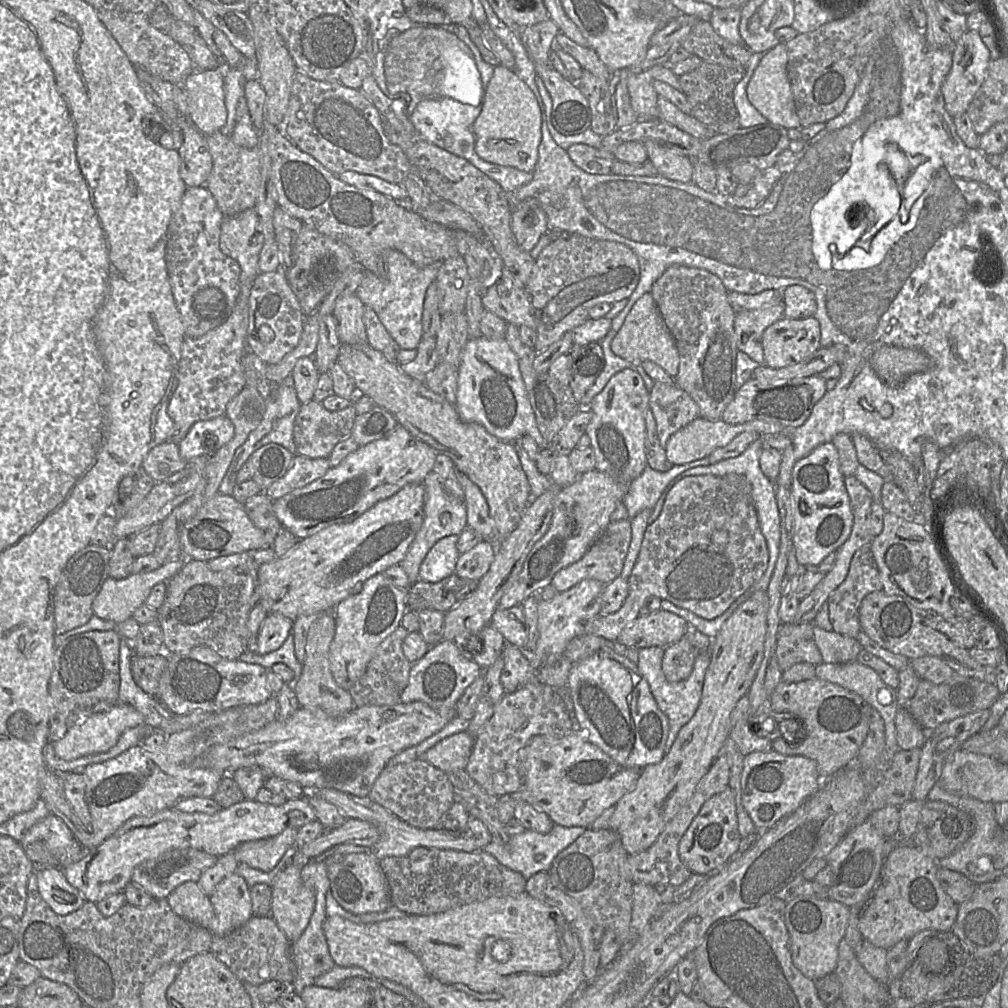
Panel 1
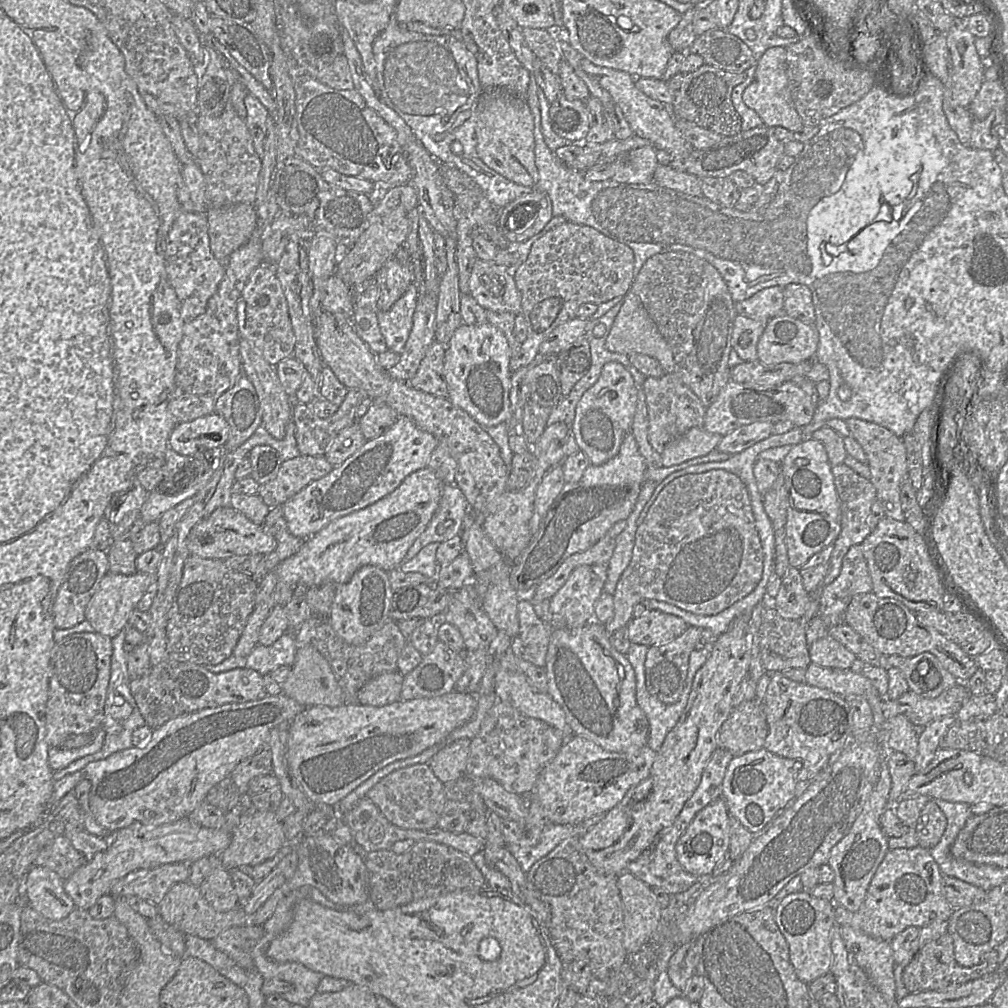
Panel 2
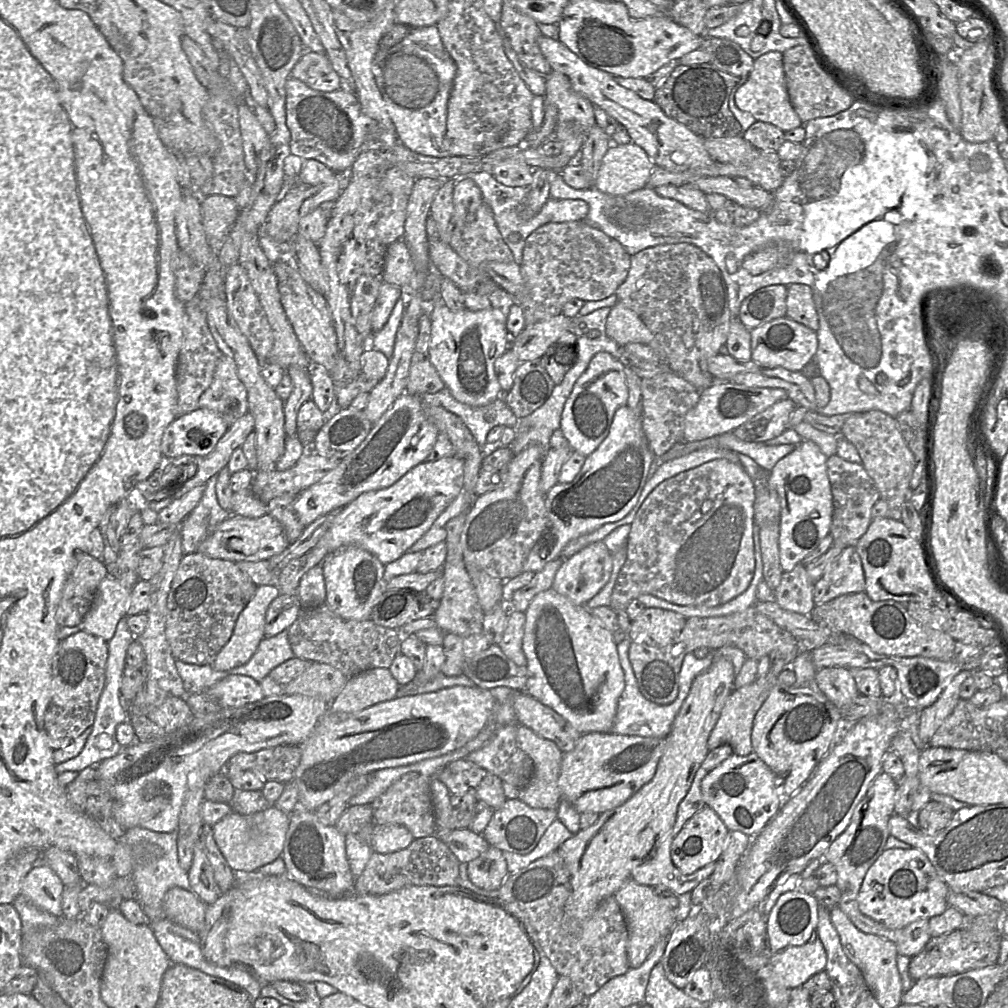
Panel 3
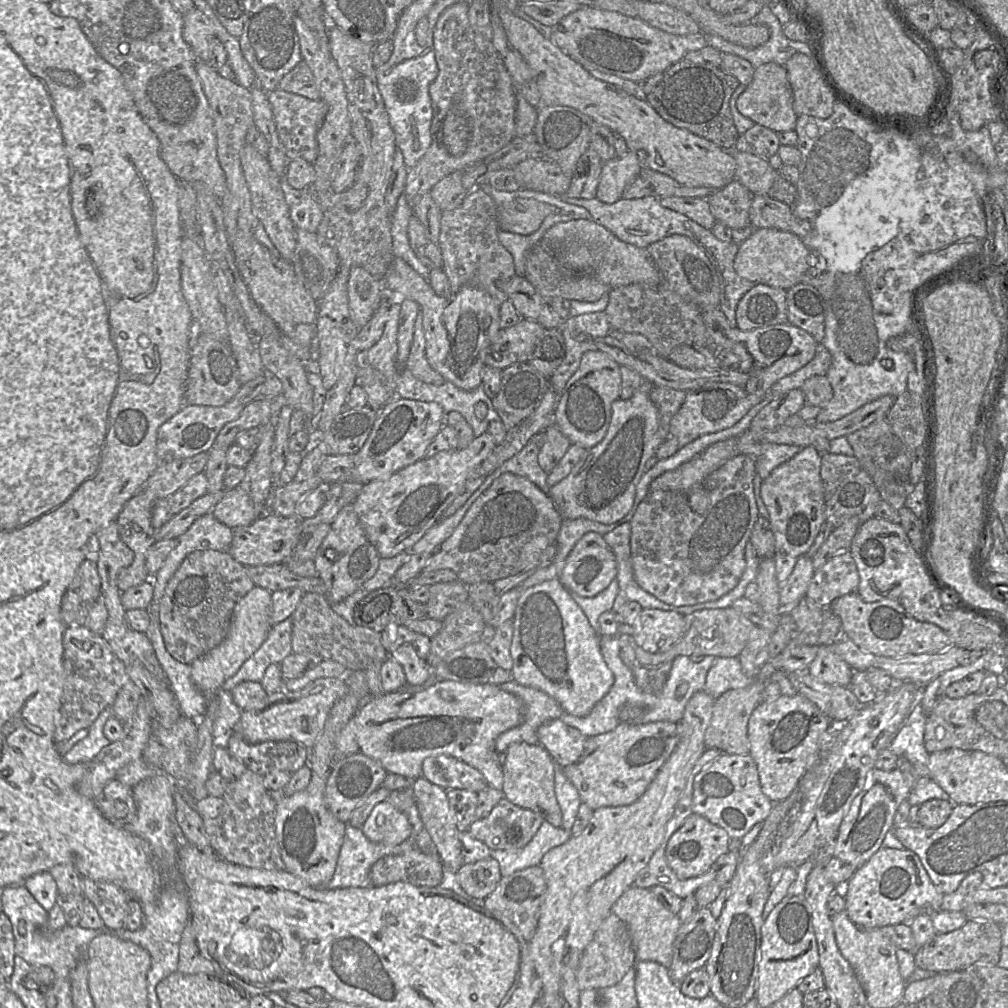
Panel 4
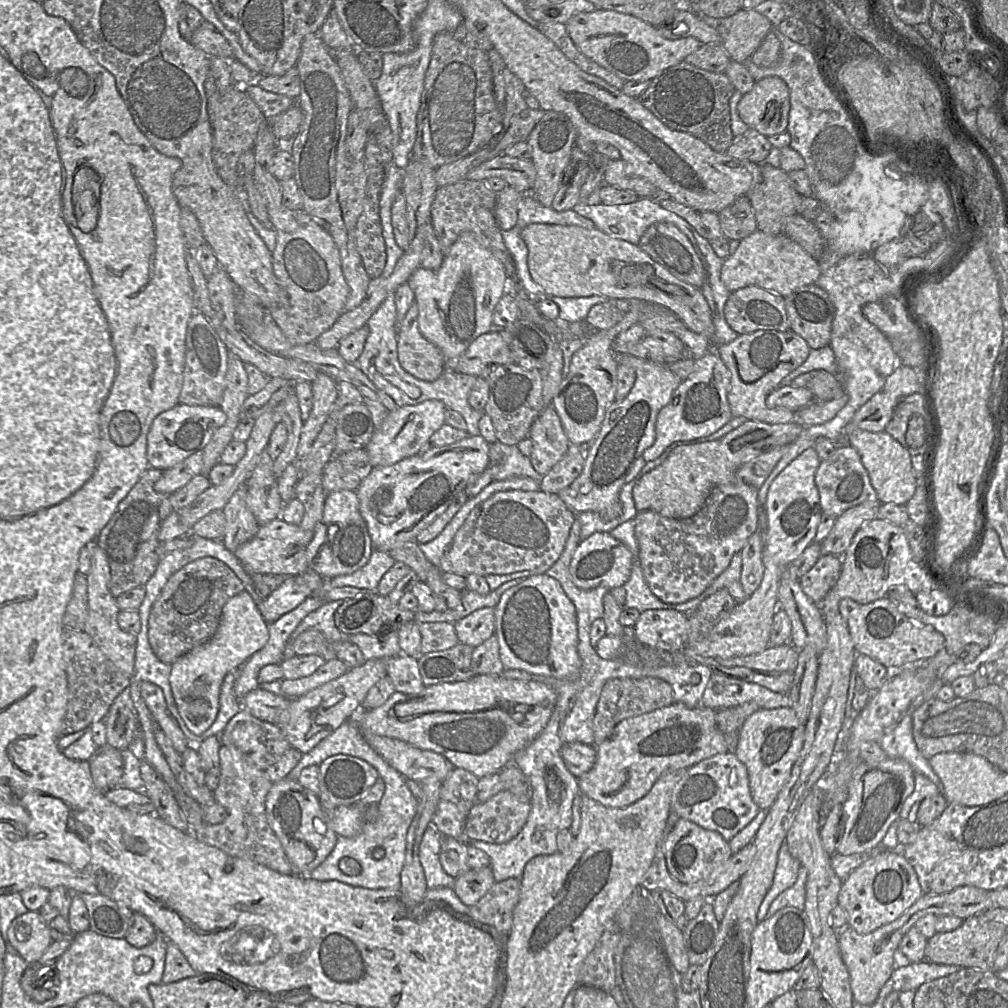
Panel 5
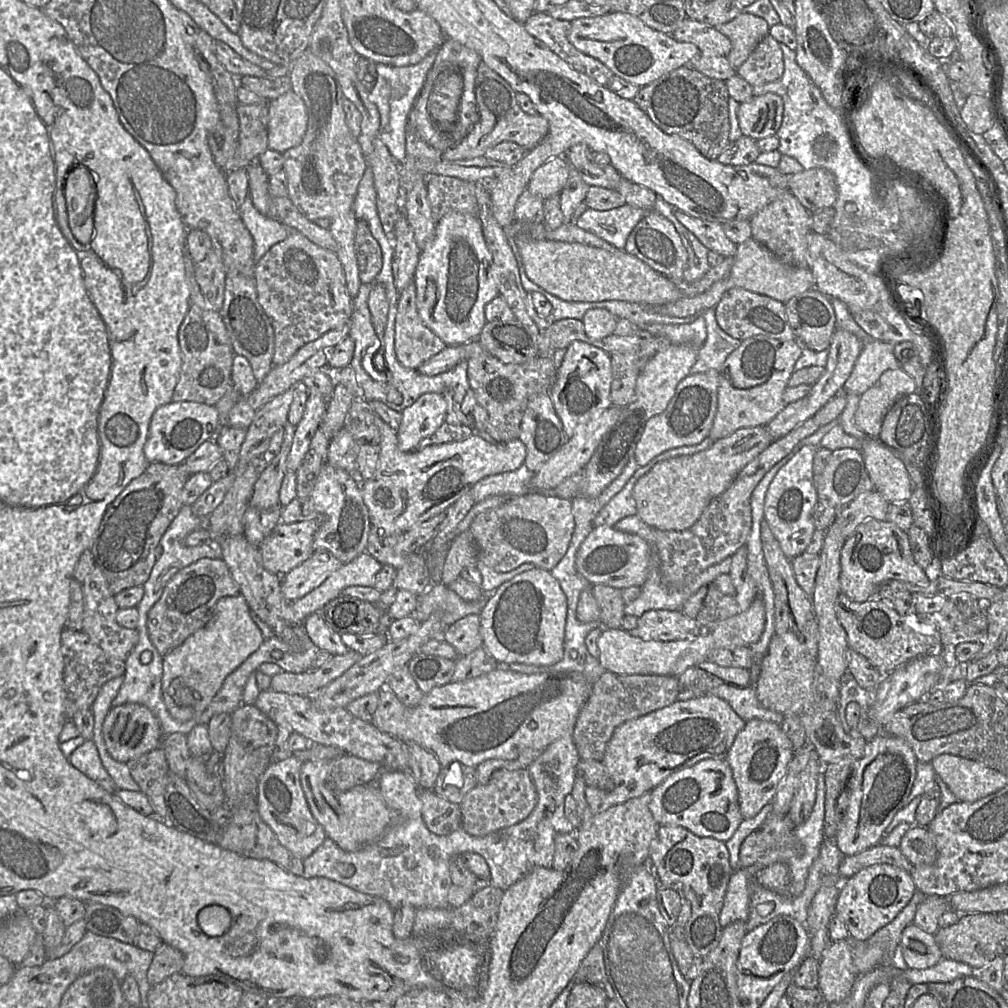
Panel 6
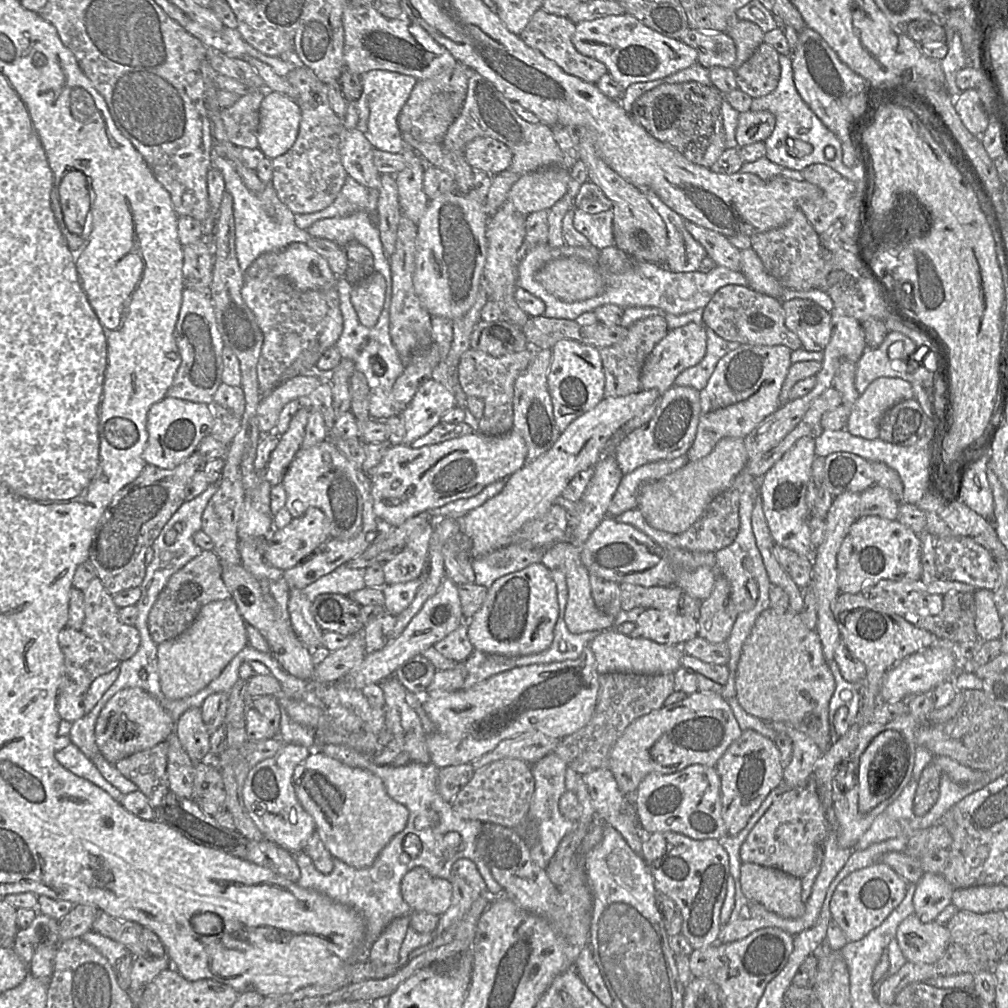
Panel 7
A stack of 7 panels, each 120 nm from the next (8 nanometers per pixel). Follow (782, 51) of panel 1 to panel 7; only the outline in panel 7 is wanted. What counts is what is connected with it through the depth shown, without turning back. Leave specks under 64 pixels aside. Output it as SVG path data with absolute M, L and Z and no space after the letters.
M746 111L739 114L736 128L738 148L764 142L773 132L775 116L769 111Z

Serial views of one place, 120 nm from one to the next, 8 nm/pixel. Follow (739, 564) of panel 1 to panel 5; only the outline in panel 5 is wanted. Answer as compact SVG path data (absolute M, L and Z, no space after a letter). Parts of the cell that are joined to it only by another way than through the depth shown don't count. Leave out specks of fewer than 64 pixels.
M785 446L753 457L736 472L733 485L715 487L702 509L690 518L673 519L651 510L638 512L635 535L644 578L661 601L680 604L698 597L729 566L732 557L758 530L758 491L781 459Z

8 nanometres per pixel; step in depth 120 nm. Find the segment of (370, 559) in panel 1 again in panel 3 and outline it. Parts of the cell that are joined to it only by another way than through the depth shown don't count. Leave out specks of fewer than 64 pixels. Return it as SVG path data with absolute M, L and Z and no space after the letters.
M458 456L420 463L390 487L362 493L341 508L315 548L326 549L327 556L342 547L357 546L373 554L383 565L394 562L430 529L438 516L463 490L463 483L464 461Z

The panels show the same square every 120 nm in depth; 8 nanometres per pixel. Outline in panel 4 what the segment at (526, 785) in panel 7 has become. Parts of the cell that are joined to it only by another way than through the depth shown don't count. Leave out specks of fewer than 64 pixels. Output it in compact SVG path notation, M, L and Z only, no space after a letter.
M503 797L487 817L475 820L467 831L491 850L517 850L530 842L543 822L544 818L538 813L514 805Z

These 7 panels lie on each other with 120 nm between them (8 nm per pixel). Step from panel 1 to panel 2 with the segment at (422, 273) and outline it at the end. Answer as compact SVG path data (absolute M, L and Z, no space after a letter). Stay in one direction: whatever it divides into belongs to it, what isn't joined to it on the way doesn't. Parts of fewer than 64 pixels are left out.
M412 283L388 311L378 311L379 329L388 350L403 352L412 329L417 297L417 286Z

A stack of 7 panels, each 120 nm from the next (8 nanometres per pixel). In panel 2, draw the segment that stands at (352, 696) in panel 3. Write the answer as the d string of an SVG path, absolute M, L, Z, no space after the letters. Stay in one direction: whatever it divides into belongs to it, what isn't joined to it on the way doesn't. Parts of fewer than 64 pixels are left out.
M398 671L386 672L369 680L357 693L357 703L375 707L400 699L404 676Z

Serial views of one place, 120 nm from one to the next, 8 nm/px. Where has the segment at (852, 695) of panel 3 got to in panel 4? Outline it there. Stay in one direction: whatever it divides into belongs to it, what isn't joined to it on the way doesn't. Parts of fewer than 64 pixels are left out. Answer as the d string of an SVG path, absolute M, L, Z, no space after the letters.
M816 656L809 665L808 673L831 685L849 687L854 670L839 656Z

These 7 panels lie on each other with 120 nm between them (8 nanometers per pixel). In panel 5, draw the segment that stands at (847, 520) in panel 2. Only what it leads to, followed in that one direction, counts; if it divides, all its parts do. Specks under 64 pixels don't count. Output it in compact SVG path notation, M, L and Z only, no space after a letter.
M837 446L828 459L821 461L815 474L815 484L822 511L828 515L838 517L847 509L863 502L880 503L860 455L852 446Z

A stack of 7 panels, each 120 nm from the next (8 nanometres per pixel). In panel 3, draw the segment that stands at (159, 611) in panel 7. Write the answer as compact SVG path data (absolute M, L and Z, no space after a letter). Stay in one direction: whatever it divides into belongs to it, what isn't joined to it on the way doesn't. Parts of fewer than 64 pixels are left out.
M195 552L185 555L173 578L166 605L166 639L176 660L210 665L228 643L238 616L257 586L231 561Z

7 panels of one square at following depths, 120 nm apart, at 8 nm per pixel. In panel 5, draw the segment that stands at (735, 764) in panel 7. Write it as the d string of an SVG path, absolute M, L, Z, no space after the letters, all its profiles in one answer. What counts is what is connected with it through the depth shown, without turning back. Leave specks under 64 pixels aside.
M790 707L759 709L750 715L742 725L738 745L734 753L747 769L752 799L761 810L770 809L779 792L788 781L793 764L803 746L804 732L805 722L800 721L795 711Z

